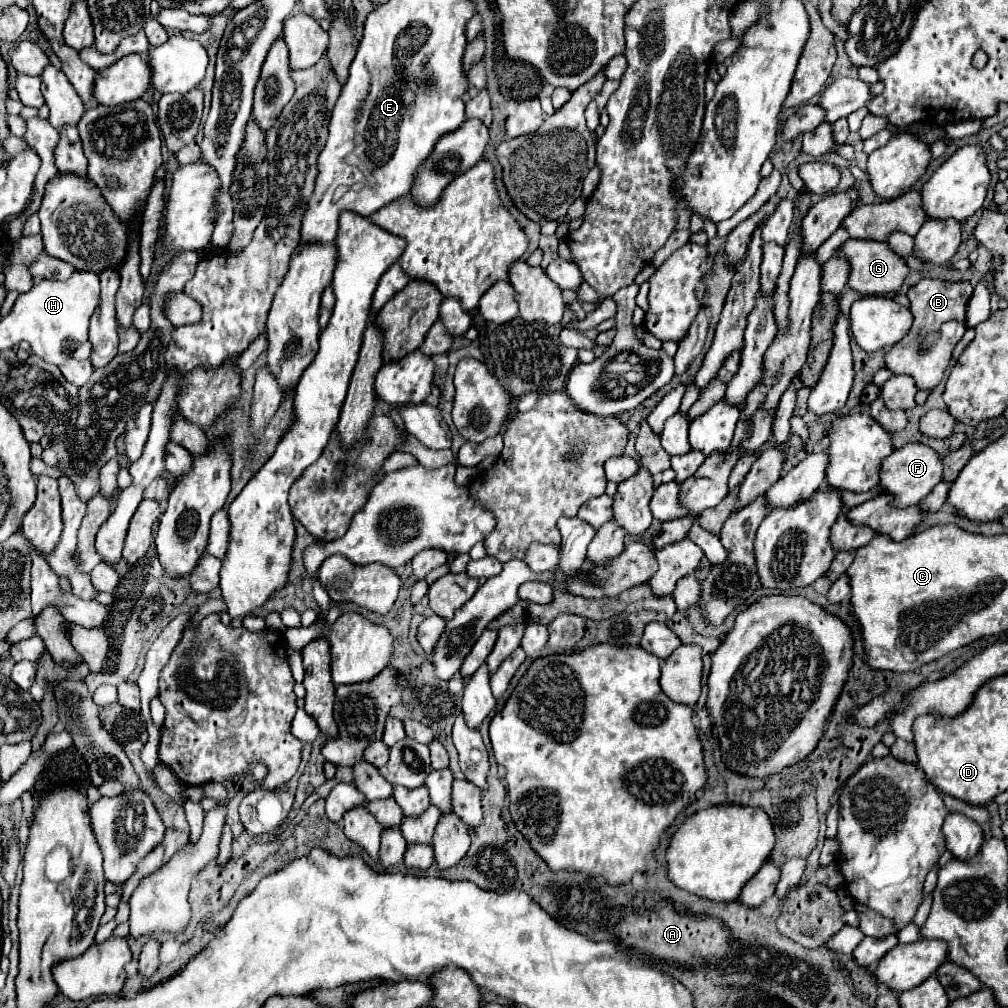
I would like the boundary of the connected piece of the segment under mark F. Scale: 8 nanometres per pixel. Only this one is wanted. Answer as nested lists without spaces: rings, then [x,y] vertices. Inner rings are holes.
[[[909,442],[903,448],[895,450],[885,462],[881,462],[881,486],[885,492],[895,496],[895,506],[907,508],[913,504],[919,504],[921,500],[927,498],[927,494],[941,482],[943,478],[943,462],[941,456],[919,442]]]

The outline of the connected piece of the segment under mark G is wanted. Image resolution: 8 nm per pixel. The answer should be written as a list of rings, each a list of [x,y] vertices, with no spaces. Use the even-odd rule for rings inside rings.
[[[849,238],[839,252],[849,260],[851,274],[849,274],[849,288],[861,292],[861,294],[889,294],[899,292],[905,276],[909,274],[909,266],[901,256],[897,256],[887,242],[877,240],[853,240]]]

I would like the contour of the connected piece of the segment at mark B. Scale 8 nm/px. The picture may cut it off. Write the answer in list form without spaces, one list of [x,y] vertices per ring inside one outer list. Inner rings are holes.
[[[923,278],[909,288],[907,296],[911,300],[909,310],[913,312],[913,328],[907,338],[897,342],[887,354],[885,364],[893,374],[909,374],[915,378],[917,388],[933,390],[949,366],[951,352],[965,332],[965,310],[973,294],[971,282],[945,282]]]

